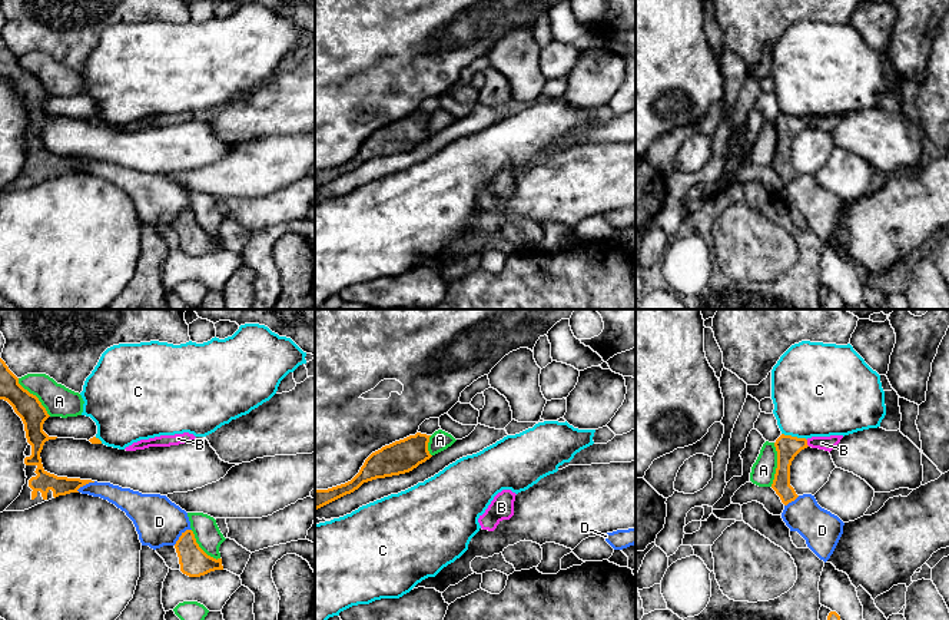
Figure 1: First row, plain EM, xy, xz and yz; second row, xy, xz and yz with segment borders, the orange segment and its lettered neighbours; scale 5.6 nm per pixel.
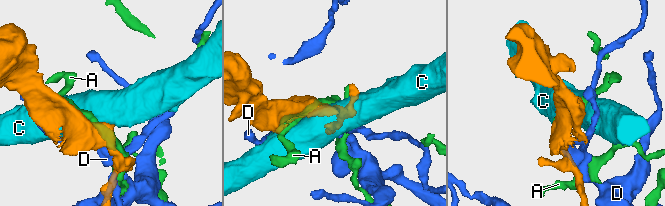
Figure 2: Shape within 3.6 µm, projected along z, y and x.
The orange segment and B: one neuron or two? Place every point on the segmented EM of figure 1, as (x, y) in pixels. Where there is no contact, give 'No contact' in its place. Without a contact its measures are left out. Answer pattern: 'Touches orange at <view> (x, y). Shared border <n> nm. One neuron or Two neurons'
Touches orange at yz (806, 443). Shared border 40 nm. One neuron

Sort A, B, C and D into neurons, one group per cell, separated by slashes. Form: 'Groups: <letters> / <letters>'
Groups: A / B / C / D

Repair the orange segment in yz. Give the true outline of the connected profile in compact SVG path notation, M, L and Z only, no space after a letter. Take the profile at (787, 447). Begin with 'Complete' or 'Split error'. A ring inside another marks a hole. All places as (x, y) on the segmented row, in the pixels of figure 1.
Split error. M782 434L776 440L774 447L777 451L777 468L772 488L776 491L784 505L799 497L794 488L790 485L790 465L794 457L807 447L830 452L840 442L842 438L843 435L830 435L812 437L806 440Z

